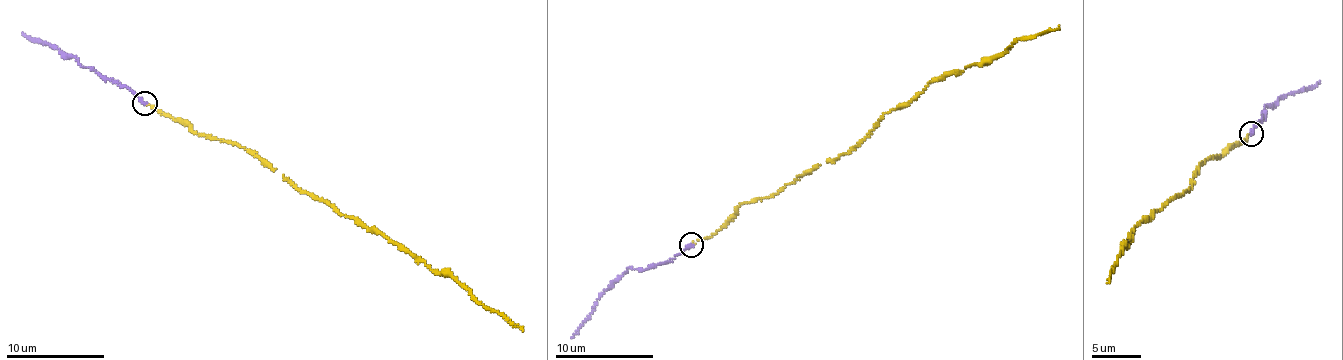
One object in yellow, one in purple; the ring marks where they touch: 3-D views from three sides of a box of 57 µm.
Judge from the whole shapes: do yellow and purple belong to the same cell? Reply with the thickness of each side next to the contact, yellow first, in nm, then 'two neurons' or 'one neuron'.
200 nm thick on the yellow side, 320 nm on the other; one neuron

